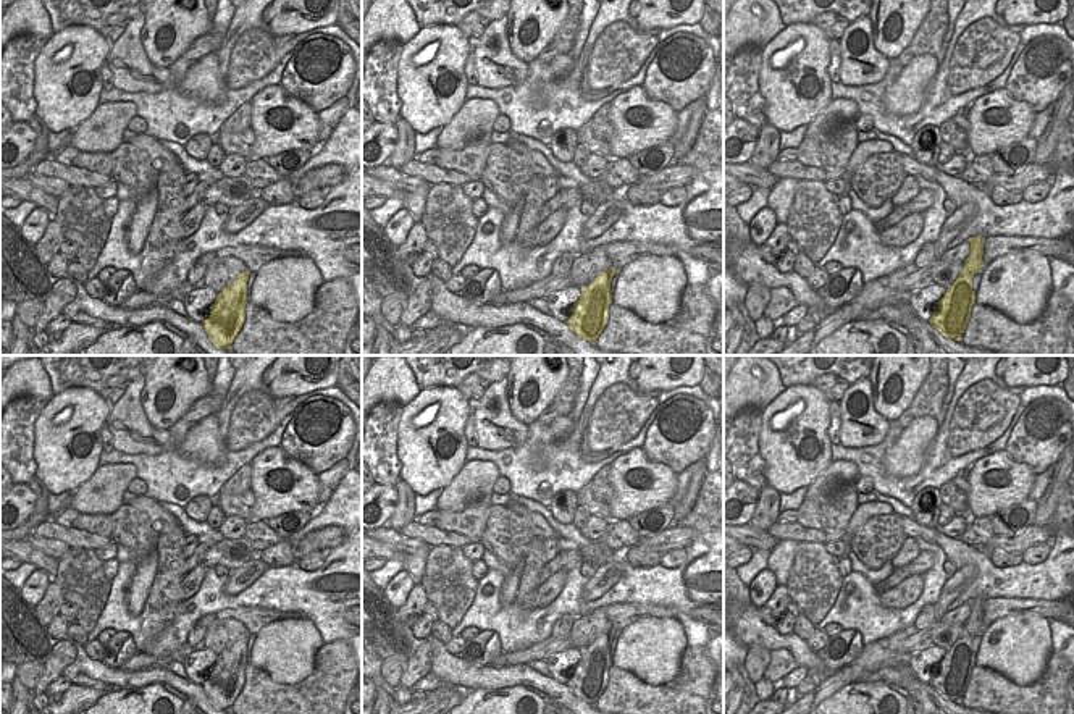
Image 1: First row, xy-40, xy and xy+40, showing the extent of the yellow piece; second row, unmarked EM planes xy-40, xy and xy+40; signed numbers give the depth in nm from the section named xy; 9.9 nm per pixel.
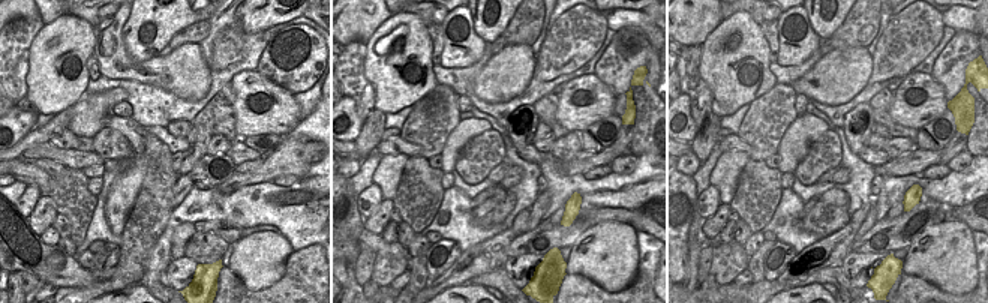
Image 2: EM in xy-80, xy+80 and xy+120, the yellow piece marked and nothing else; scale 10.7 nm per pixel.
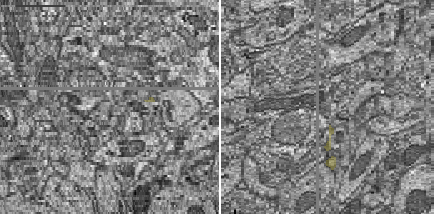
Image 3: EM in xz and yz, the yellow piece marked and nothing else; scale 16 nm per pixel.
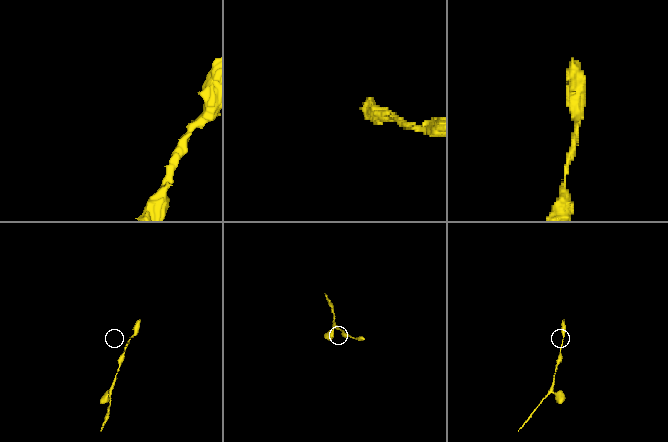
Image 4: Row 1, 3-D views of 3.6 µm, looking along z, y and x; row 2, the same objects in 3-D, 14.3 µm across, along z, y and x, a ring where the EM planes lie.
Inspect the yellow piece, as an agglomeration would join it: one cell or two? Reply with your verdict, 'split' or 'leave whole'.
leave whole

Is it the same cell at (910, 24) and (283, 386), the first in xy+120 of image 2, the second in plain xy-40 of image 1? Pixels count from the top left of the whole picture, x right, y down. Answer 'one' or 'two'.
two

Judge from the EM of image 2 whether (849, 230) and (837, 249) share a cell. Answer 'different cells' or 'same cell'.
same cell

